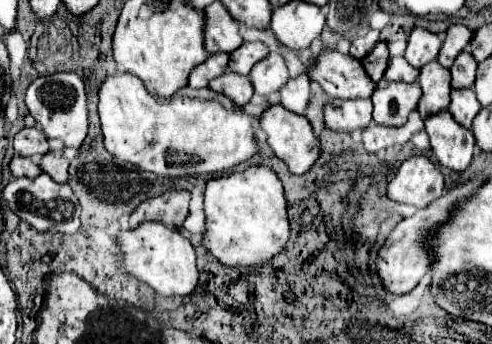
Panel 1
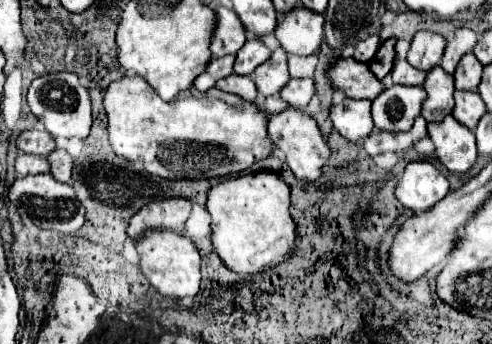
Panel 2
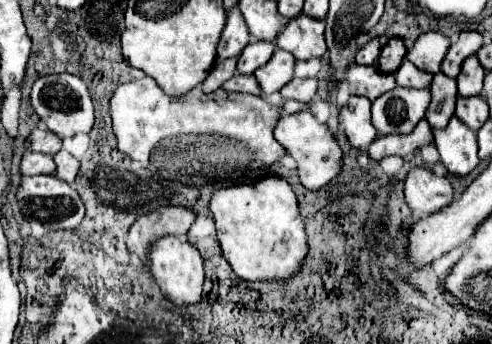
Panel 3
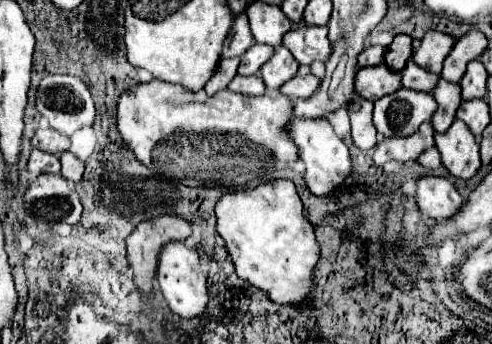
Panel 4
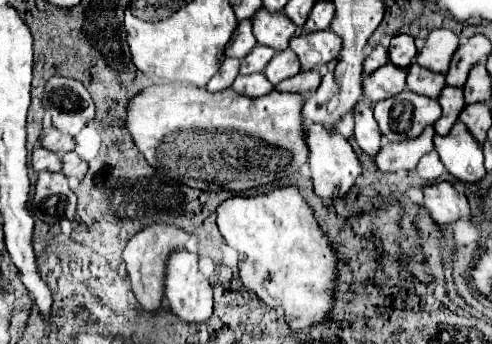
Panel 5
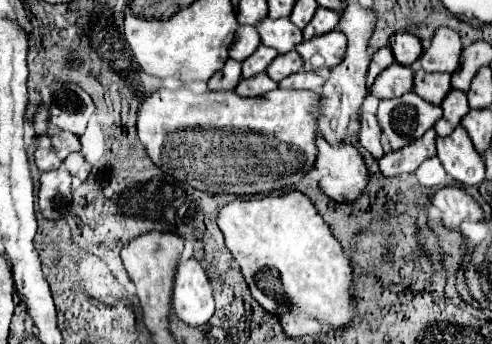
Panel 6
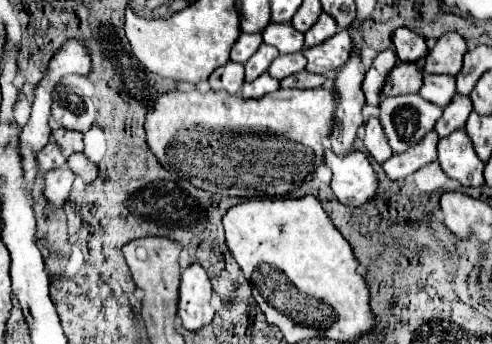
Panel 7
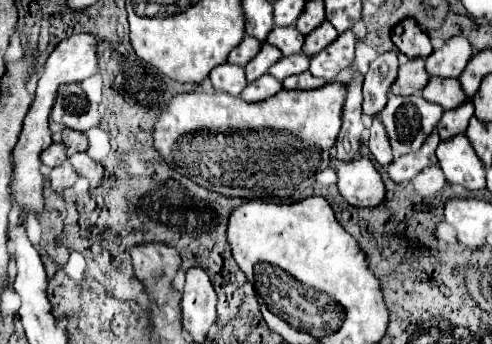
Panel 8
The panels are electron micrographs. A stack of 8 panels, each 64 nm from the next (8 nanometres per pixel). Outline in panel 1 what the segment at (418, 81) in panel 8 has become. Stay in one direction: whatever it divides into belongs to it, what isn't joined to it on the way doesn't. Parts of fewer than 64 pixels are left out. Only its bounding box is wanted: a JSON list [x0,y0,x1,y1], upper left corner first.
[308,50,376,98]

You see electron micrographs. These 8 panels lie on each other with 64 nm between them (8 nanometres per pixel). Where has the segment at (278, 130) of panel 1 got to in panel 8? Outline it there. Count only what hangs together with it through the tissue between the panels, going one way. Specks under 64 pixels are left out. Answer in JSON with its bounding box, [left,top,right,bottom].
[332,158,386,206]

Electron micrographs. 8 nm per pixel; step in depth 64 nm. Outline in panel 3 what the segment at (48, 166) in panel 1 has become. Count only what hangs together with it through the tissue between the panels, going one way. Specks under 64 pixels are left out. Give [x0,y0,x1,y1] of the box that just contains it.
[26,128,80,184]

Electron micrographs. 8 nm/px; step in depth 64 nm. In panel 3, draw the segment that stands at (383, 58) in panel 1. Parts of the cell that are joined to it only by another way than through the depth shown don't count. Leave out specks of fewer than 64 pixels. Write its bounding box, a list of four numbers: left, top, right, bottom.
[378,38,408,74]

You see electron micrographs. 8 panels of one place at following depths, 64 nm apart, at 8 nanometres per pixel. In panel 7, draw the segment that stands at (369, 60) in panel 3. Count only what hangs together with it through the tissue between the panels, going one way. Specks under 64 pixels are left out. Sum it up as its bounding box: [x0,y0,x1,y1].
[362,48,398,108]

